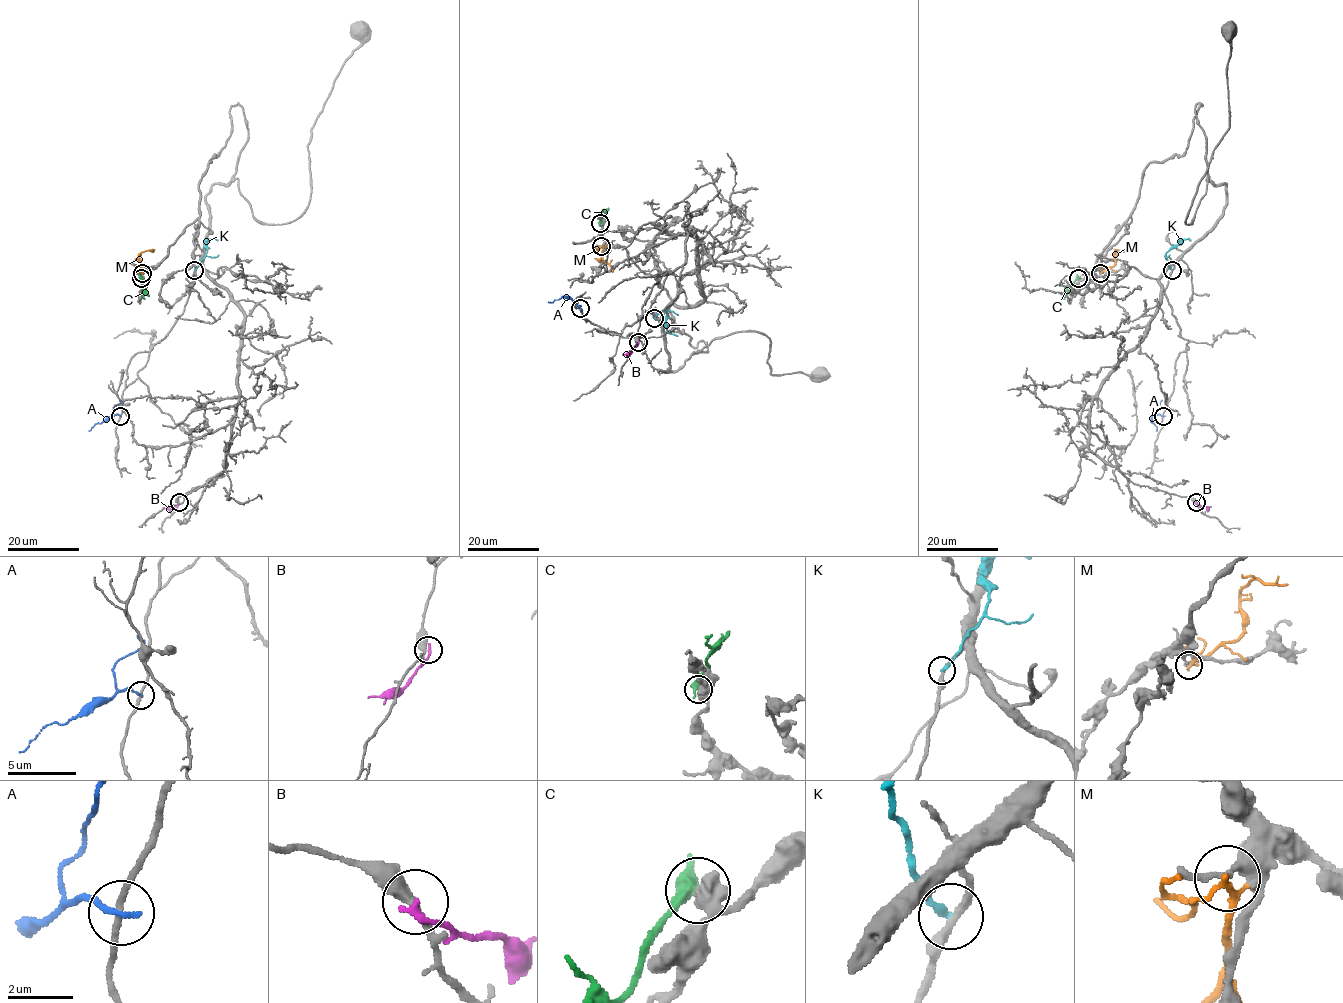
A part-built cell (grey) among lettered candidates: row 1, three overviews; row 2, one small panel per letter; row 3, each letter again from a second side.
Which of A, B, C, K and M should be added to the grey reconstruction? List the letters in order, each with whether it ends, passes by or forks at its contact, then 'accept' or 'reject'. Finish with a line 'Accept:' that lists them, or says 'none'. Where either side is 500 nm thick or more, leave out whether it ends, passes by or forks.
A: it ends there; reject
B: it ends there; reject
C: reject
K: it ends there; reject
M: it forks there; reject
Accept: none

